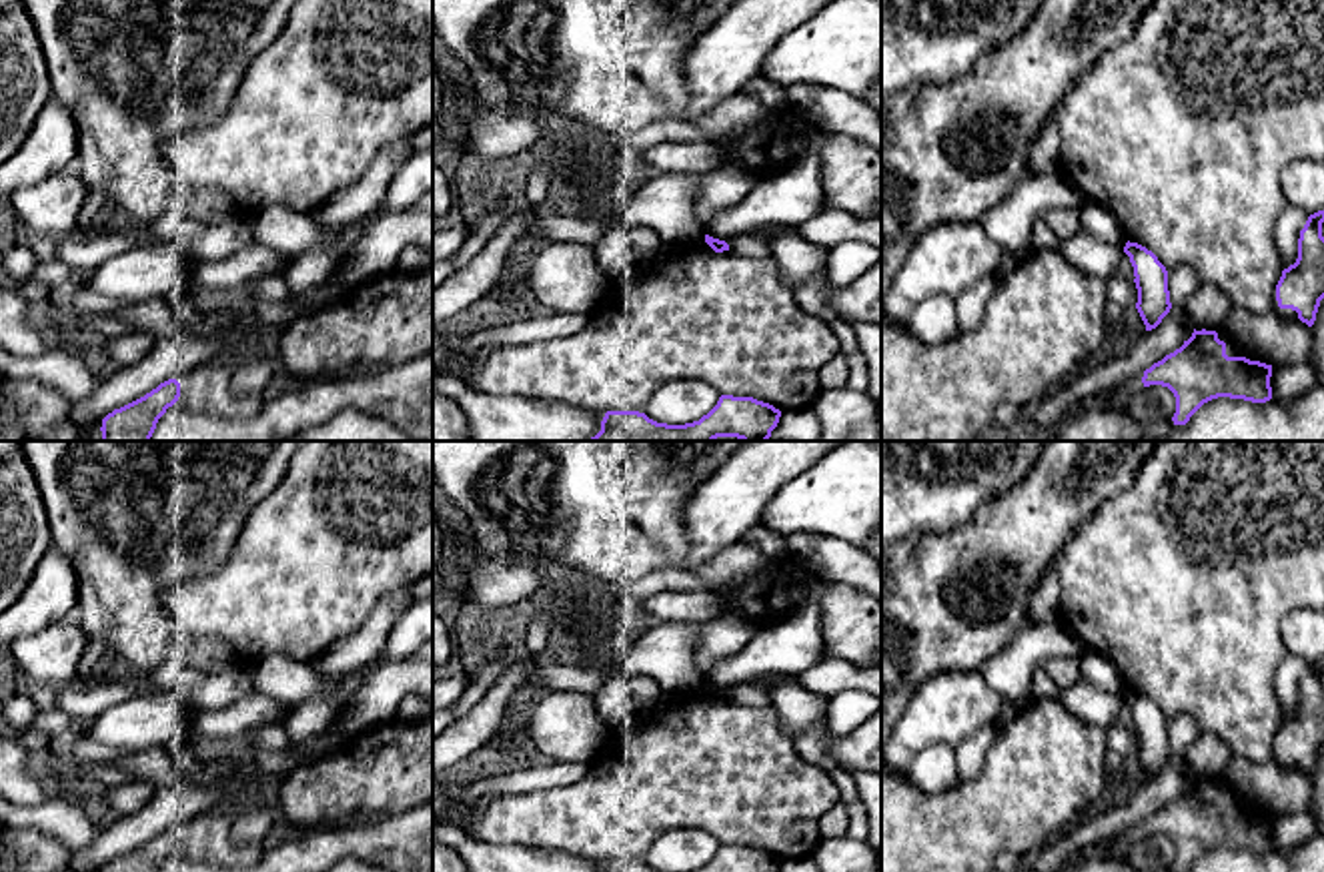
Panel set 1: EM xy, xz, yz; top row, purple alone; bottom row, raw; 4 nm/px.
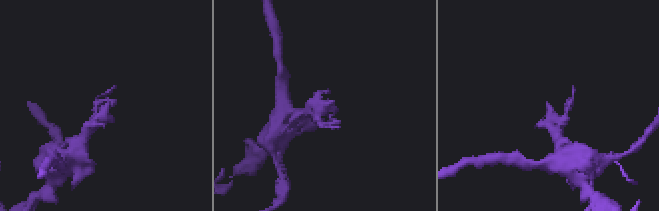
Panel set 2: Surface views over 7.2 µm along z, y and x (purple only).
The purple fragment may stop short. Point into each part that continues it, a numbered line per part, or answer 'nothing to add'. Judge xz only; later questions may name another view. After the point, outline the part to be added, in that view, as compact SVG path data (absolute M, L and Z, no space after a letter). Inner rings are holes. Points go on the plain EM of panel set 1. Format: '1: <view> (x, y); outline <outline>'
nothing to add

